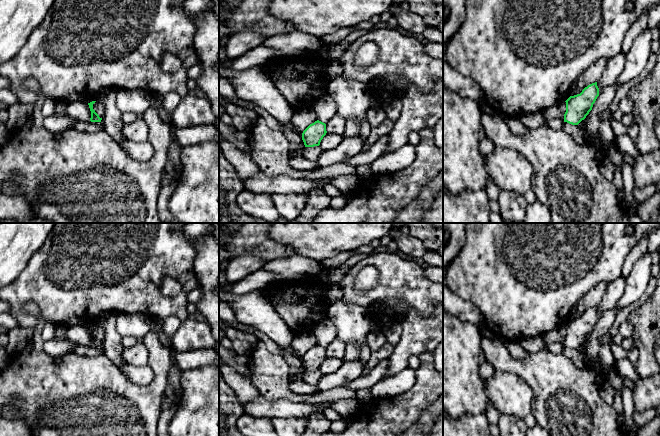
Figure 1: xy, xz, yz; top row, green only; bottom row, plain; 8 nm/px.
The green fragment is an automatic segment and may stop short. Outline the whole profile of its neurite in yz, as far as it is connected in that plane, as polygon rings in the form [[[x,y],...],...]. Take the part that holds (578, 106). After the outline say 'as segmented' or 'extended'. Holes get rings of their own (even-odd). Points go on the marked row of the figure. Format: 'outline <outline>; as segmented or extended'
outline [[[597,82],[585,87],[580,94],[570,96],[566,102],[564,122],[578,125],[592,110],[593,104],[599,96]]]; as segmented

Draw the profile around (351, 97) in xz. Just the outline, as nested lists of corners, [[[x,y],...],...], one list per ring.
[[[341,76],[330,80],[327,94],[330,95],[337,106],[337,114],[345,122],[355,118],[360,124],[366,121],[370,109],[369,93],[366,86],[353,79]]]

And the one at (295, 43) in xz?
[[[299,31],[267,38],[263,45],[281,51],[284,56],[299,56],[307,52],[316,53],[322,49],[320,38]]]

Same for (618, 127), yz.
[[[611,115],[609,117],[611,128],[615,135],[622,135],[626,133],[626,127],[621,121],[615,120]]]

